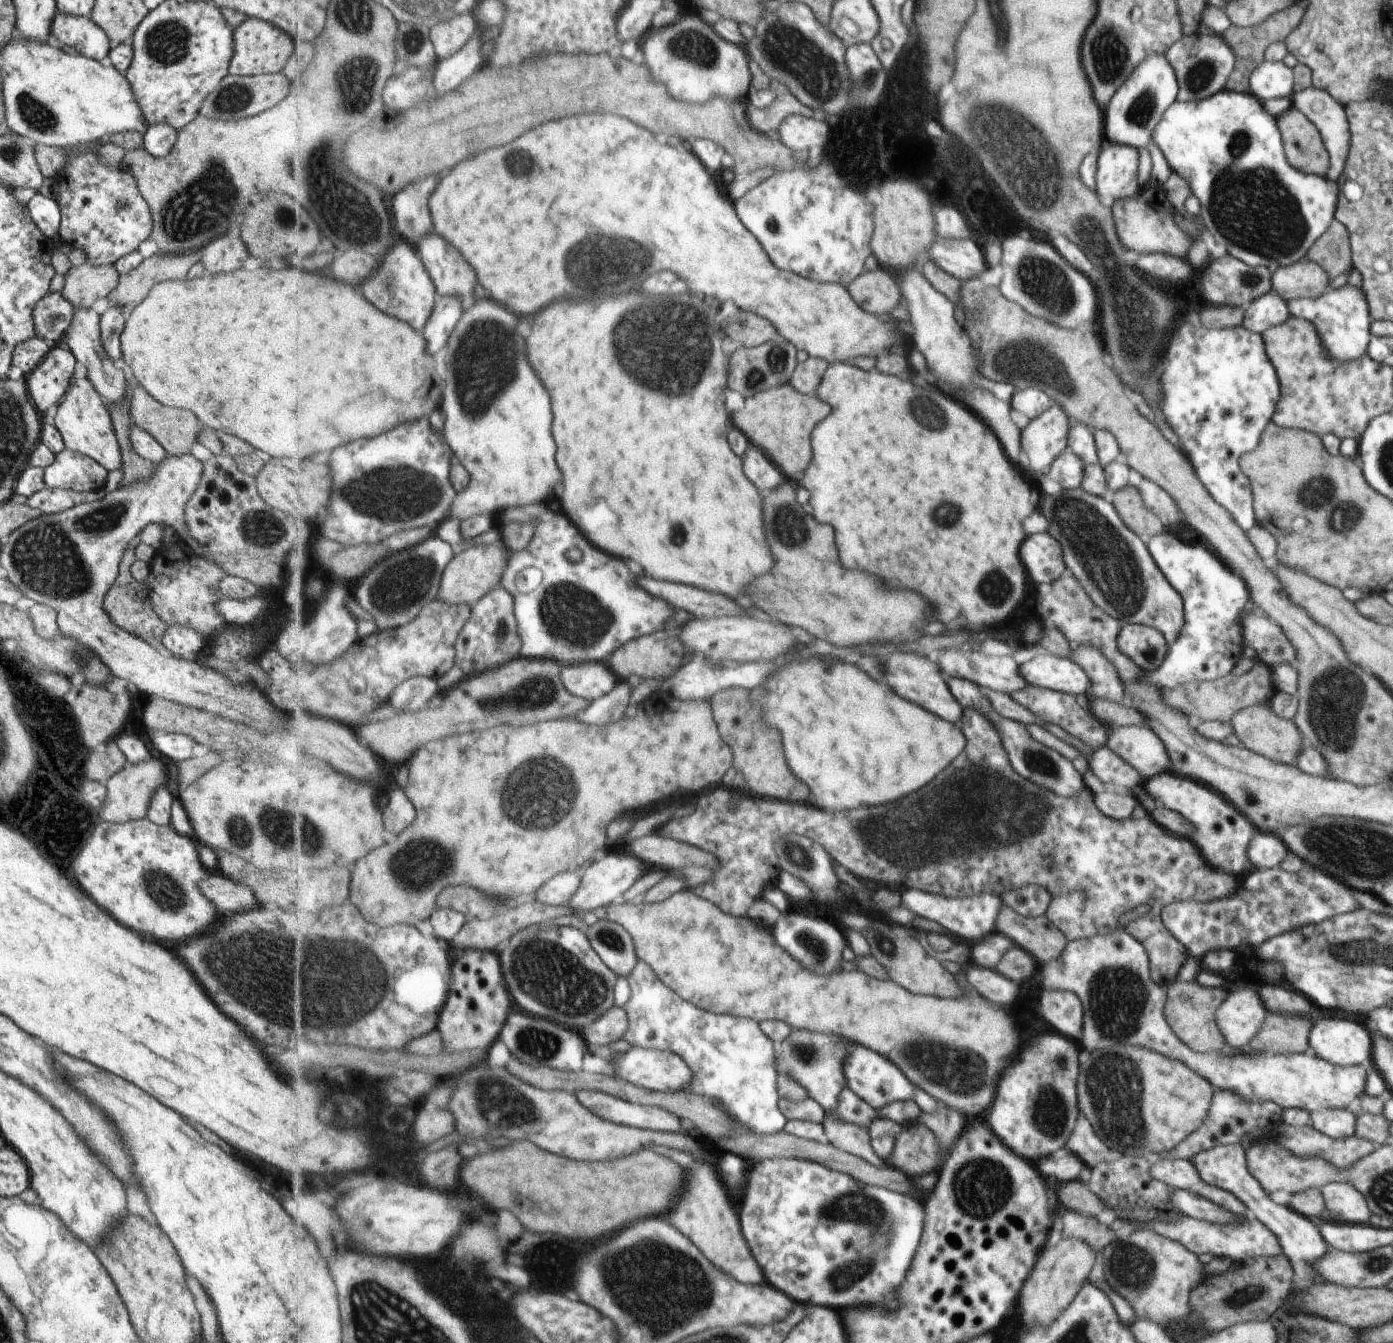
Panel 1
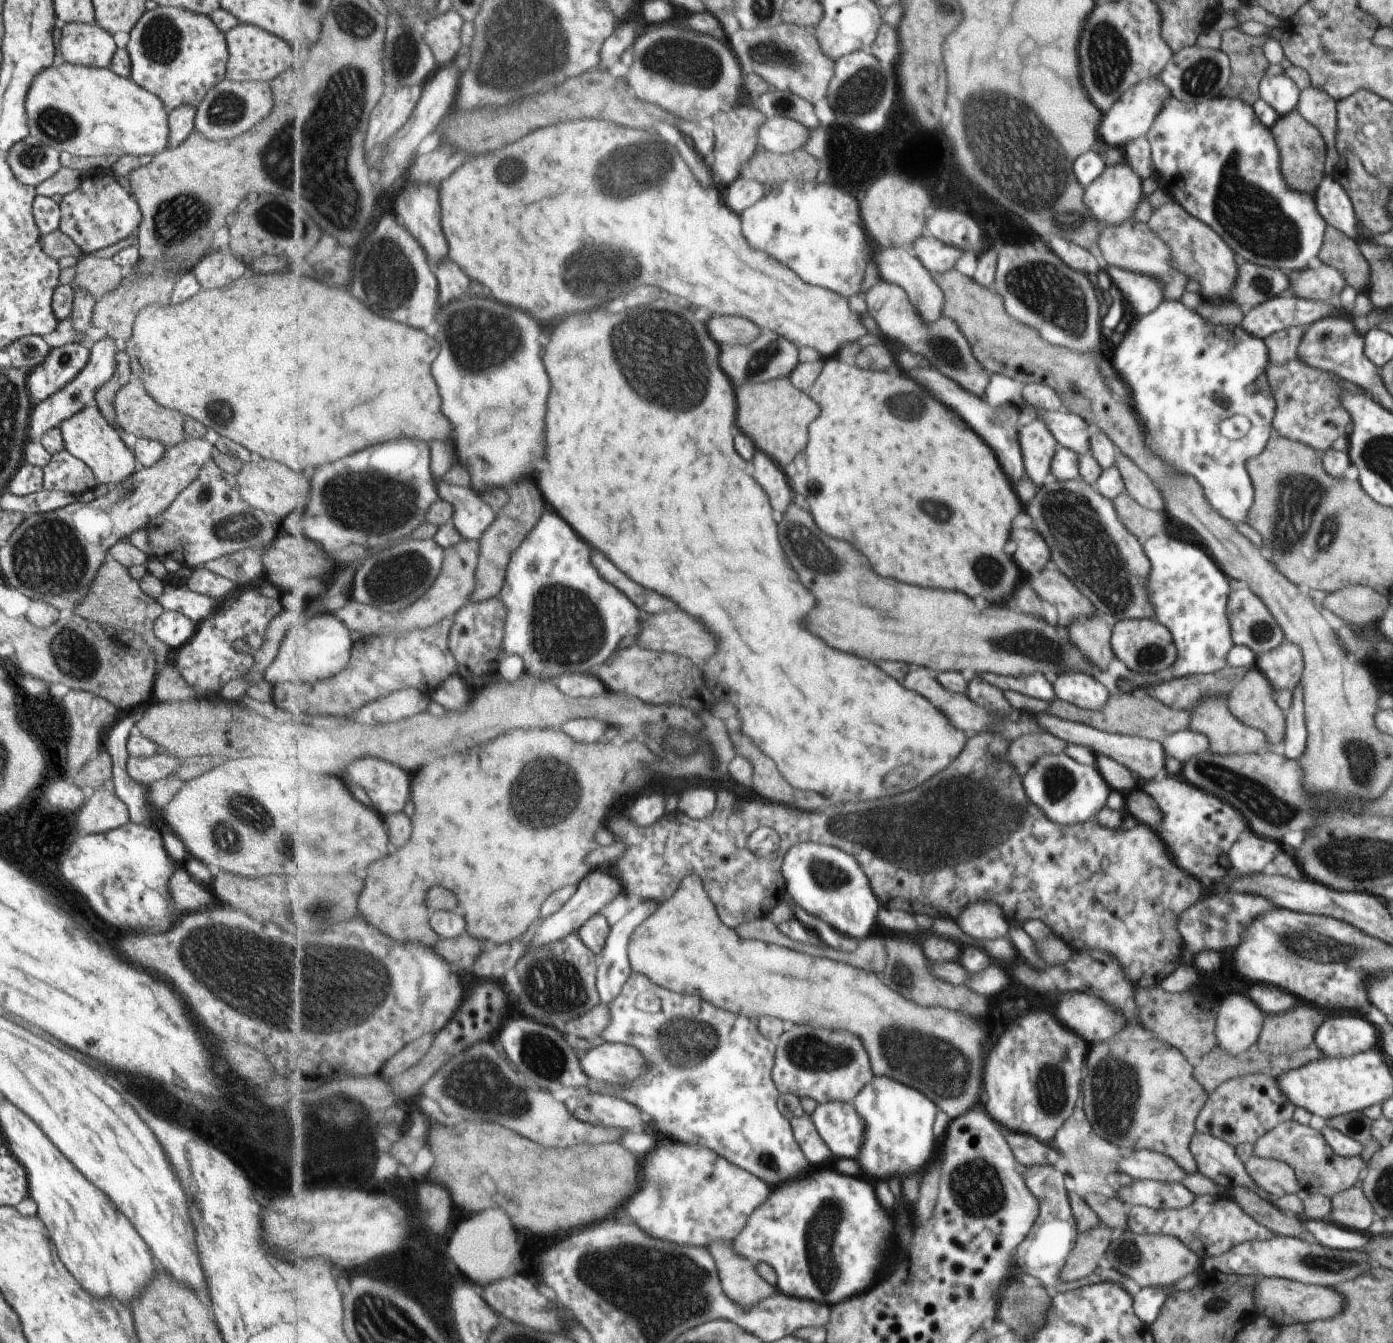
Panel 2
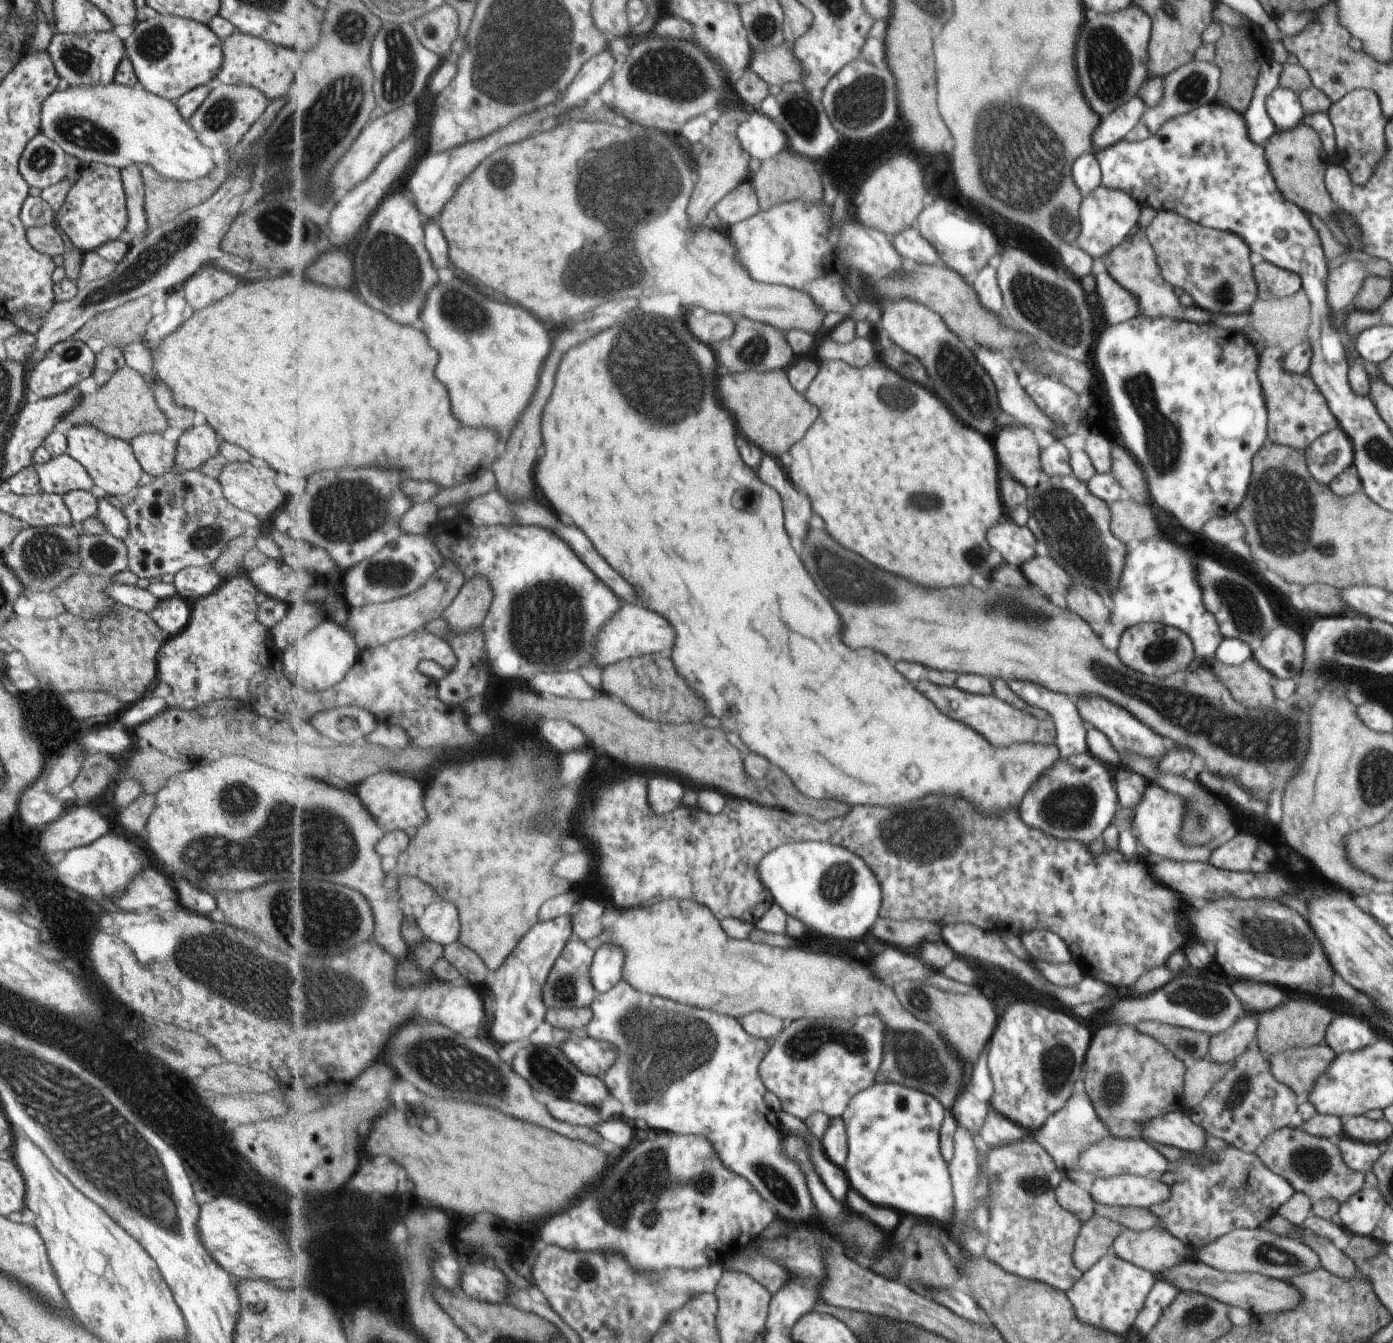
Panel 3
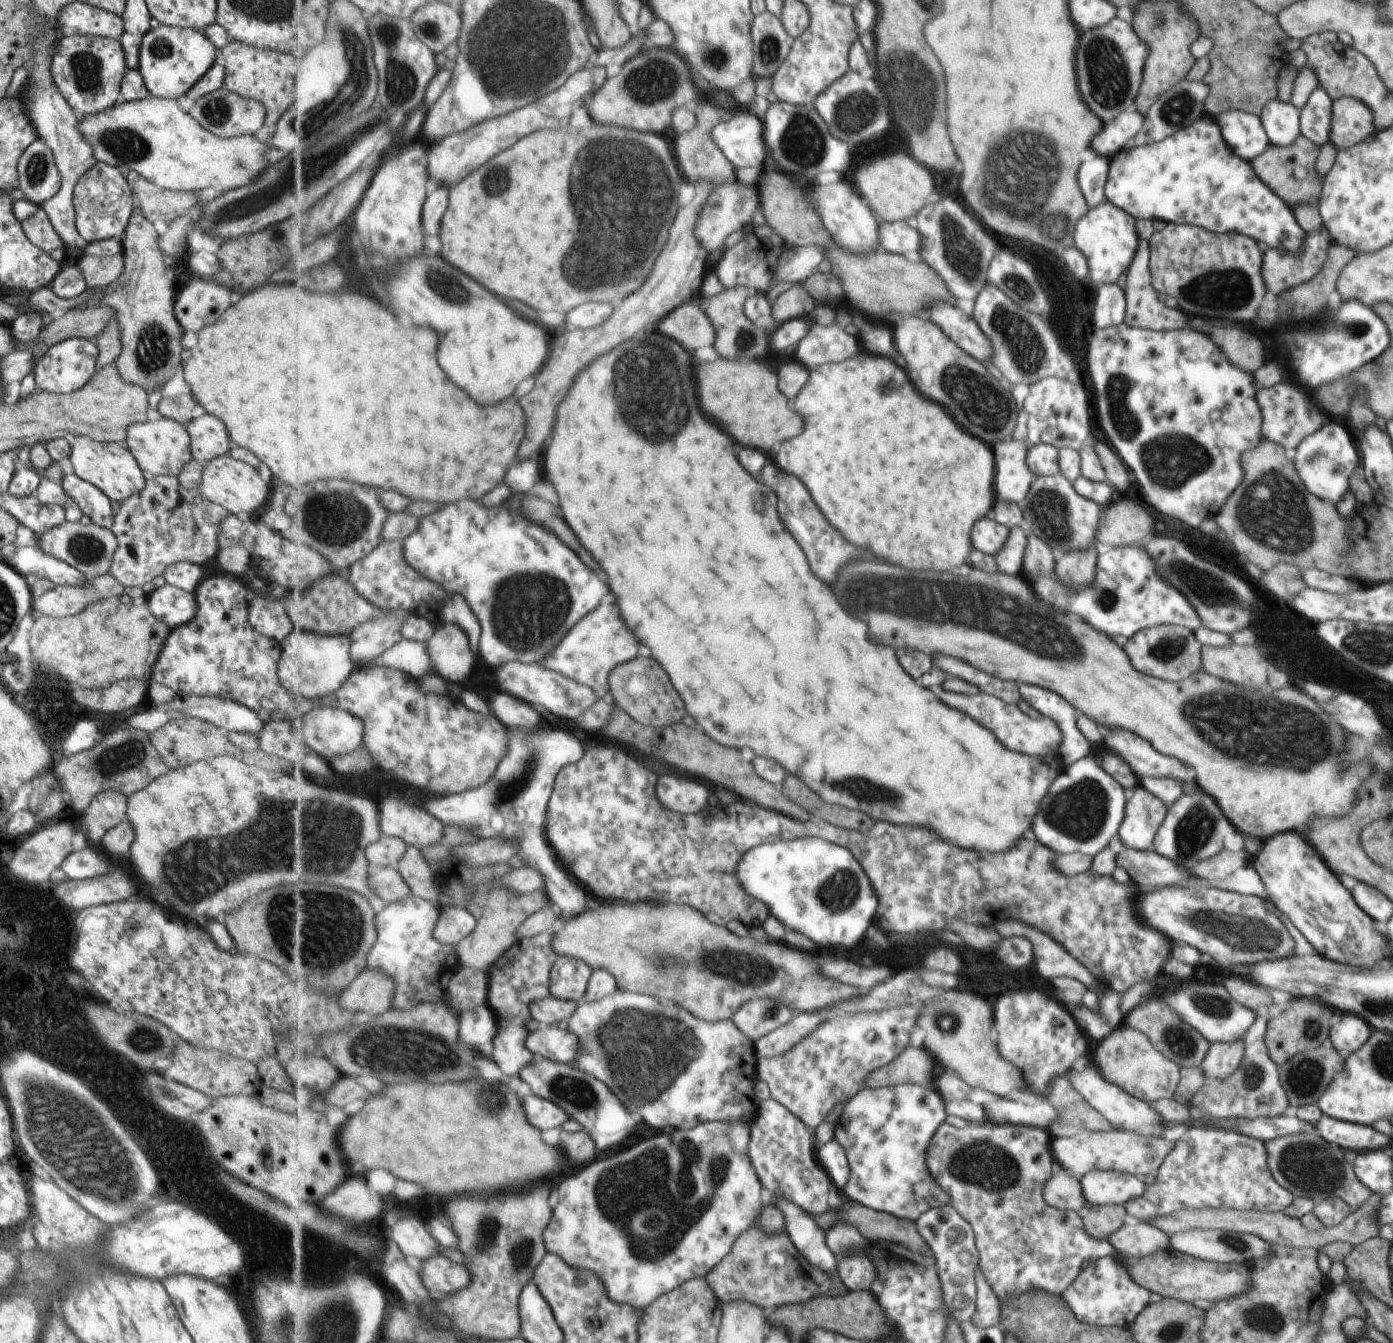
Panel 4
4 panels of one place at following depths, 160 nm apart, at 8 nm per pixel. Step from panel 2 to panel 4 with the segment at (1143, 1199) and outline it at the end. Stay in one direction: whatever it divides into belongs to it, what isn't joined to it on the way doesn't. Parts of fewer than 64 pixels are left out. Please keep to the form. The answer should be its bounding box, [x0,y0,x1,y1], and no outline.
[1079,1171,1146,1205]

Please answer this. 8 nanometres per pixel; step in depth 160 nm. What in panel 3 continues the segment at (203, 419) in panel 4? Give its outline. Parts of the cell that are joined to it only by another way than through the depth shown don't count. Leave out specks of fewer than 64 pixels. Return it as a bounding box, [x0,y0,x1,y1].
[171,423,219,475]

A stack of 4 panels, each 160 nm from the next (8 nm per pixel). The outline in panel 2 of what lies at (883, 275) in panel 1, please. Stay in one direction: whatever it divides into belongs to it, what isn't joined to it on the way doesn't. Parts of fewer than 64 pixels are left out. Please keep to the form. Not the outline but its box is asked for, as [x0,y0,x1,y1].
[865,278,989,394]

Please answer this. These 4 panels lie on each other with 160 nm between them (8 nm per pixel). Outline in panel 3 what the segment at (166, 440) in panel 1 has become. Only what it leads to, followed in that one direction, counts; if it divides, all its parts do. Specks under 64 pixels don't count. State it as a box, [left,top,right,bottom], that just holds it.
[60,366,169,442]

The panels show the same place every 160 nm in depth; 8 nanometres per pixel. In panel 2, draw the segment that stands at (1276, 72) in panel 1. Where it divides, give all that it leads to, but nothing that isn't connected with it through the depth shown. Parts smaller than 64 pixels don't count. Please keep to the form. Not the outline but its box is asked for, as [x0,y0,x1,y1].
[1258,73,1300,116]

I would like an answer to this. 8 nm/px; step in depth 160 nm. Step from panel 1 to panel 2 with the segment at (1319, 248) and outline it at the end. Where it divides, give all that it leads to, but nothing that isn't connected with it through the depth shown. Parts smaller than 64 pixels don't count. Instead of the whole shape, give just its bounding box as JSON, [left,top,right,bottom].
[1317,224,1368,292]

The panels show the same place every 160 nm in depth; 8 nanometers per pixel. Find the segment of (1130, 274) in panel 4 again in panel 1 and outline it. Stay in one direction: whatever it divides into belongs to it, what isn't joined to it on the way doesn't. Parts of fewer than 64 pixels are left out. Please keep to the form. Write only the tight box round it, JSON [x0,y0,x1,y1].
[1113,183,1192,259]

